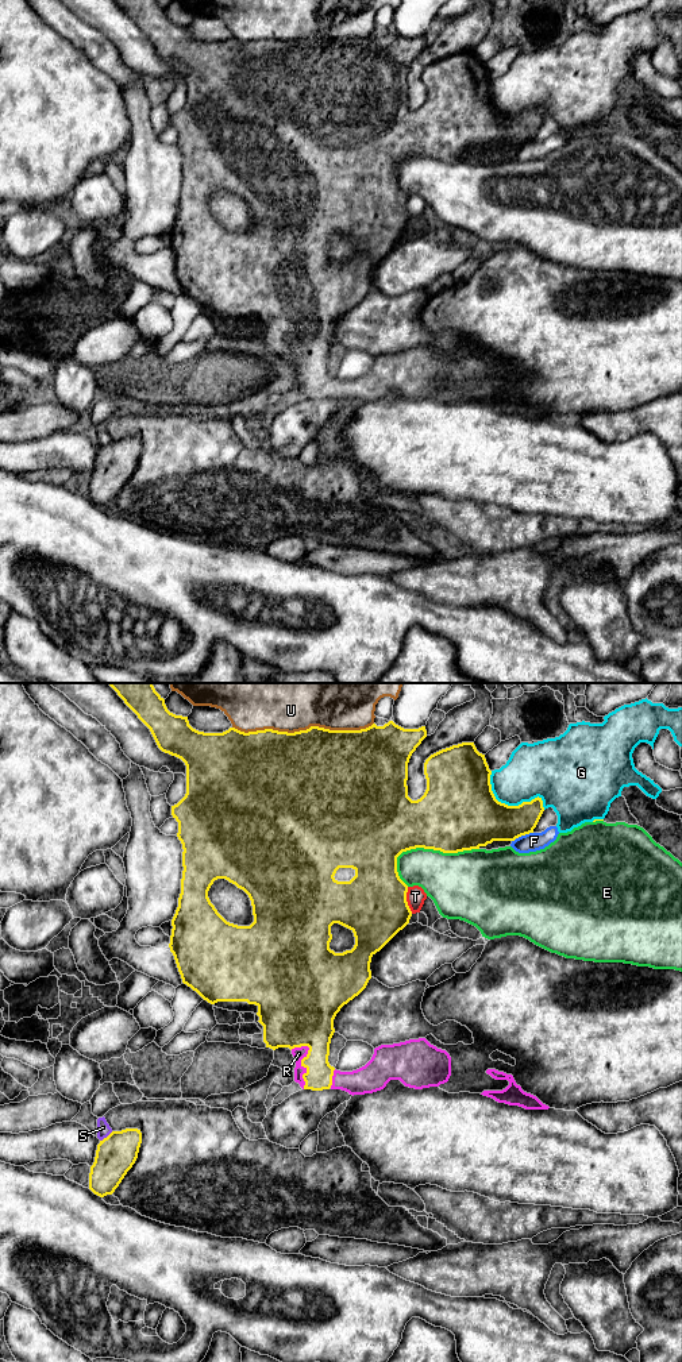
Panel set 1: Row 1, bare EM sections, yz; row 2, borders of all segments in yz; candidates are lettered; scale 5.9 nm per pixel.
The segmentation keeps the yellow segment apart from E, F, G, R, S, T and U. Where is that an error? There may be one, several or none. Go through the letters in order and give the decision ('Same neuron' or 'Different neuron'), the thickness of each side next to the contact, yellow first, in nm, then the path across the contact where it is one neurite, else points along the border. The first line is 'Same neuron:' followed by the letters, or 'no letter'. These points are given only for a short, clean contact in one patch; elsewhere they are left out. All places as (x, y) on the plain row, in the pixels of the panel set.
Same neuron: R
E: Different neuron. Thickness 440 nm (yellow) against 360 nm
F: Different neuron. Thickness 280 nm (yellow) against 110 nm. Boundary: yz (532, 141), (519, 145), (512, 150)
G: Different neuron. Thickness 380 nm (yellow) against 320 nm
R: Same neuron. Thickness 280 nm (yellow) against 80 nm. Path across: yz (297, 332), (308, 344), (301, 374), (301, 365), (299, 362)
S: Different neuron. Thickness 240 nm (yellow) against 80 nm
T: Different neuron. Thickness 400 nm (yellow) against 110 nm
U: Different neuron. Thickness 500 nm (yellow) against 240 nm

